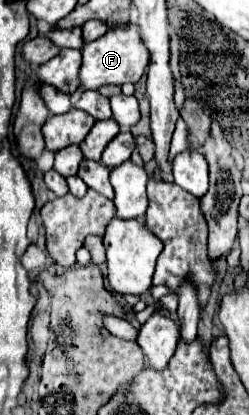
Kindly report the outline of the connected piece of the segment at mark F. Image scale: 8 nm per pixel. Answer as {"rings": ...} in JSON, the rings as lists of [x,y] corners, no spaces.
{"rings":[[[128,21],[126,27],[114,27],[104,37],[90,41],[82,49],[82,69],[80,81],[82,89],[98,89],[102,85],[124,85],[124,83],[138,83],[140,77],[146,73],[146,65],[150,61],[150,51],[146,49],[136,23]]]}

